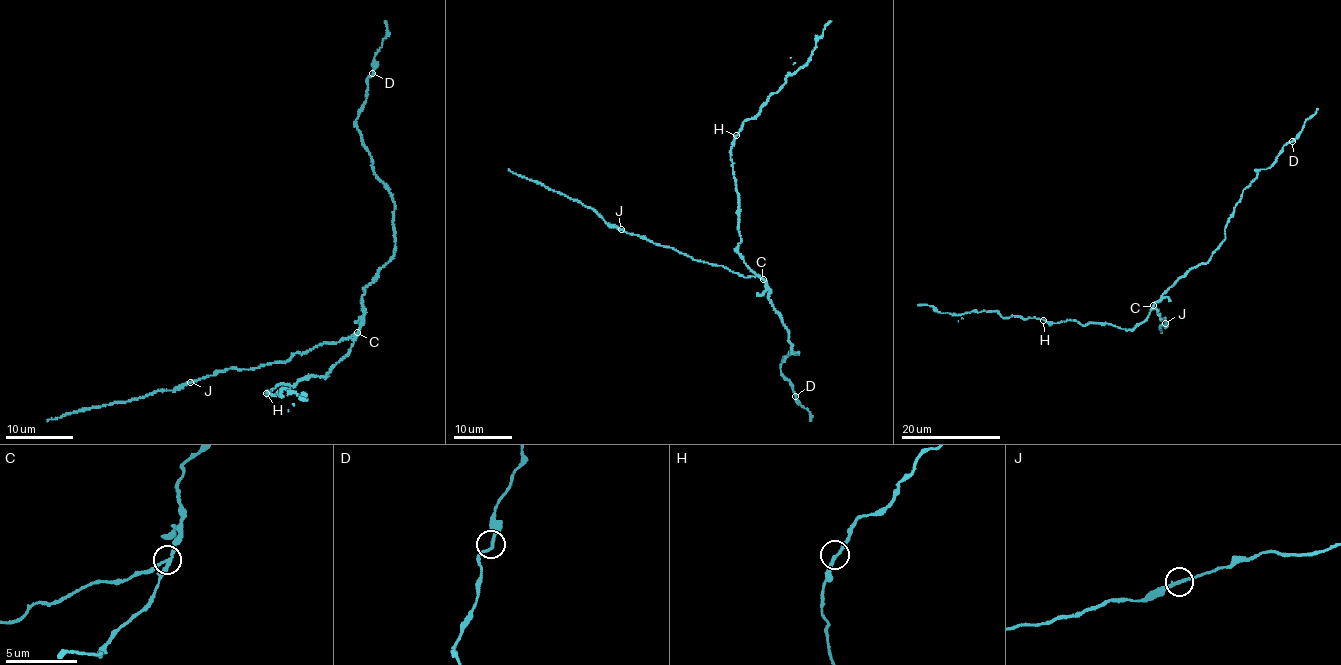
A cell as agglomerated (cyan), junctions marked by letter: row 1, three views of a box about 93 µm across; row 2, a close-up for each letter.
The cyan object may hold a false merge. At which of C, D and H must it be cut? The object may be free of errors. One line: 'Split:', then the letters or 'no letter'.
Split: C

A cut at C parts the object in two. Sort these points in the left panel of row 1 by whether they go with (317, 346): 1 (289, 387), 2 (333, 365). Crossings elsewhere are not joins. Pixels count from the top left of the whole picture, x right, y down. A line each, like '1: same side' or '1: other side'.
1: other side
2: other side

